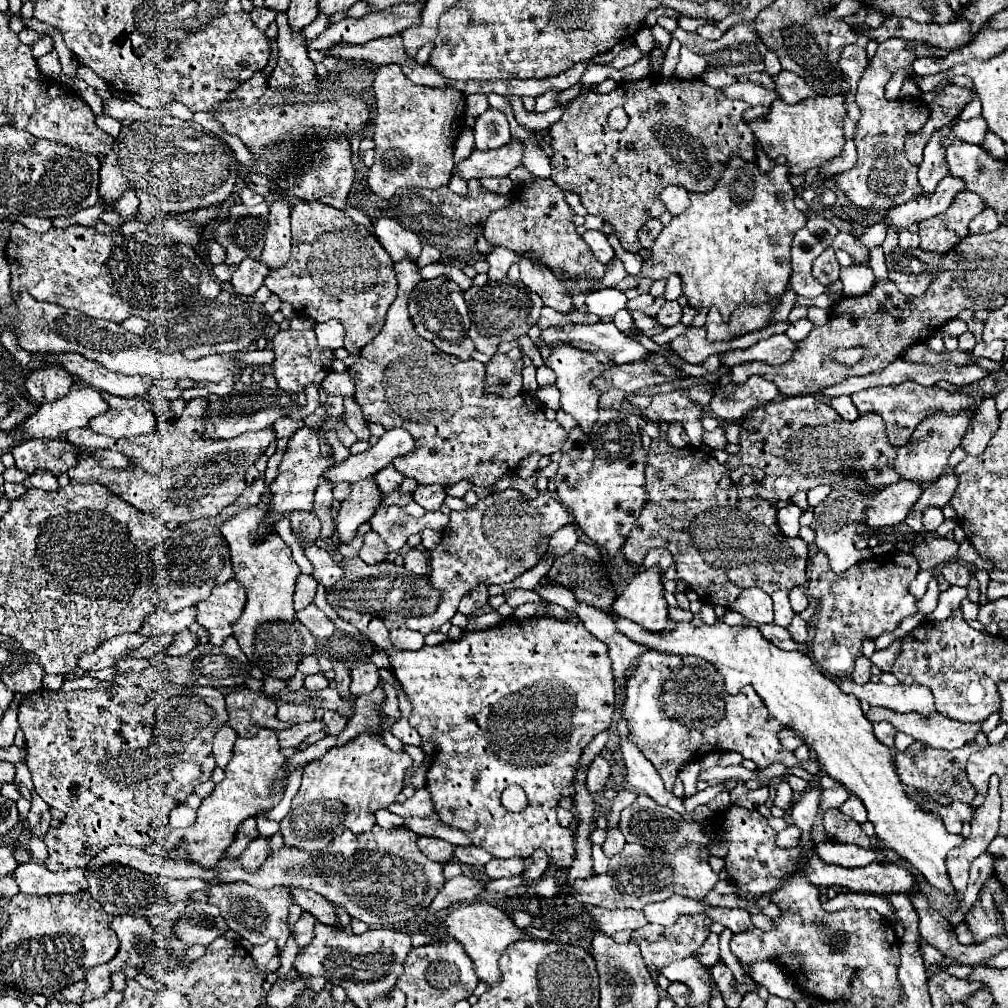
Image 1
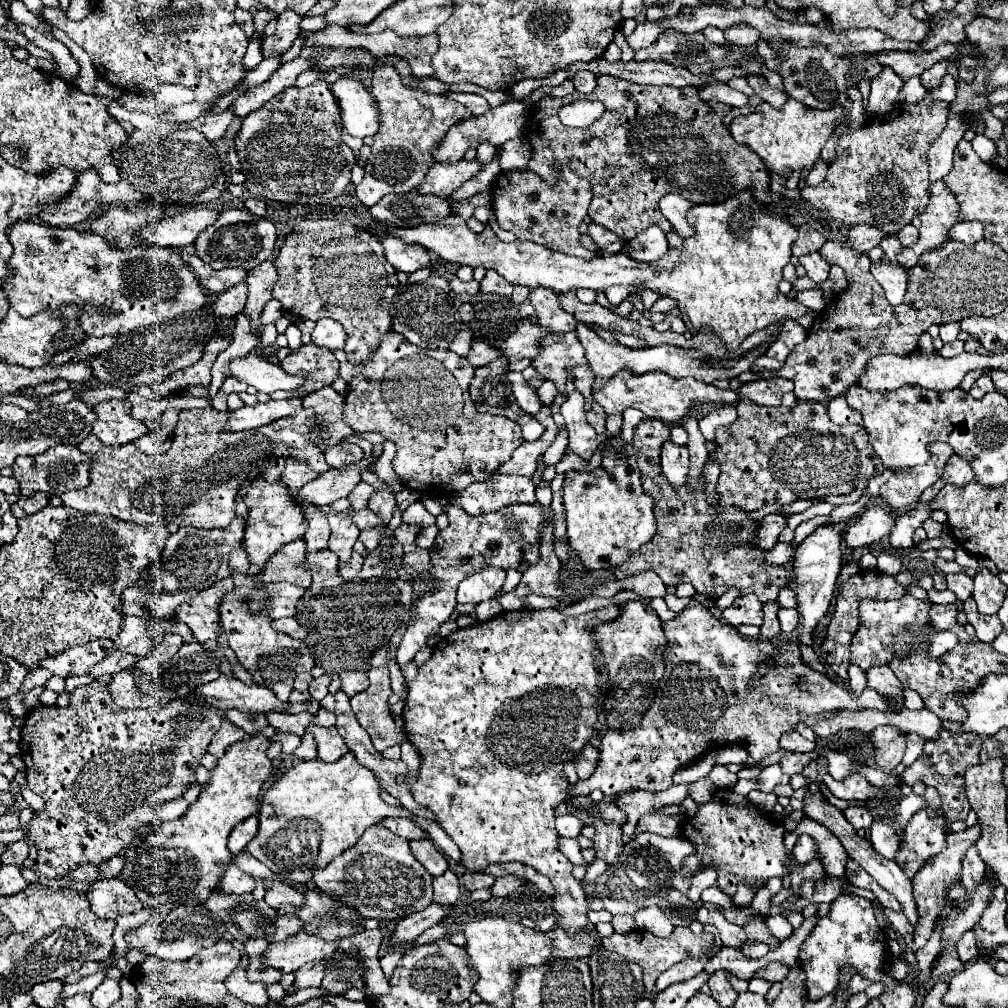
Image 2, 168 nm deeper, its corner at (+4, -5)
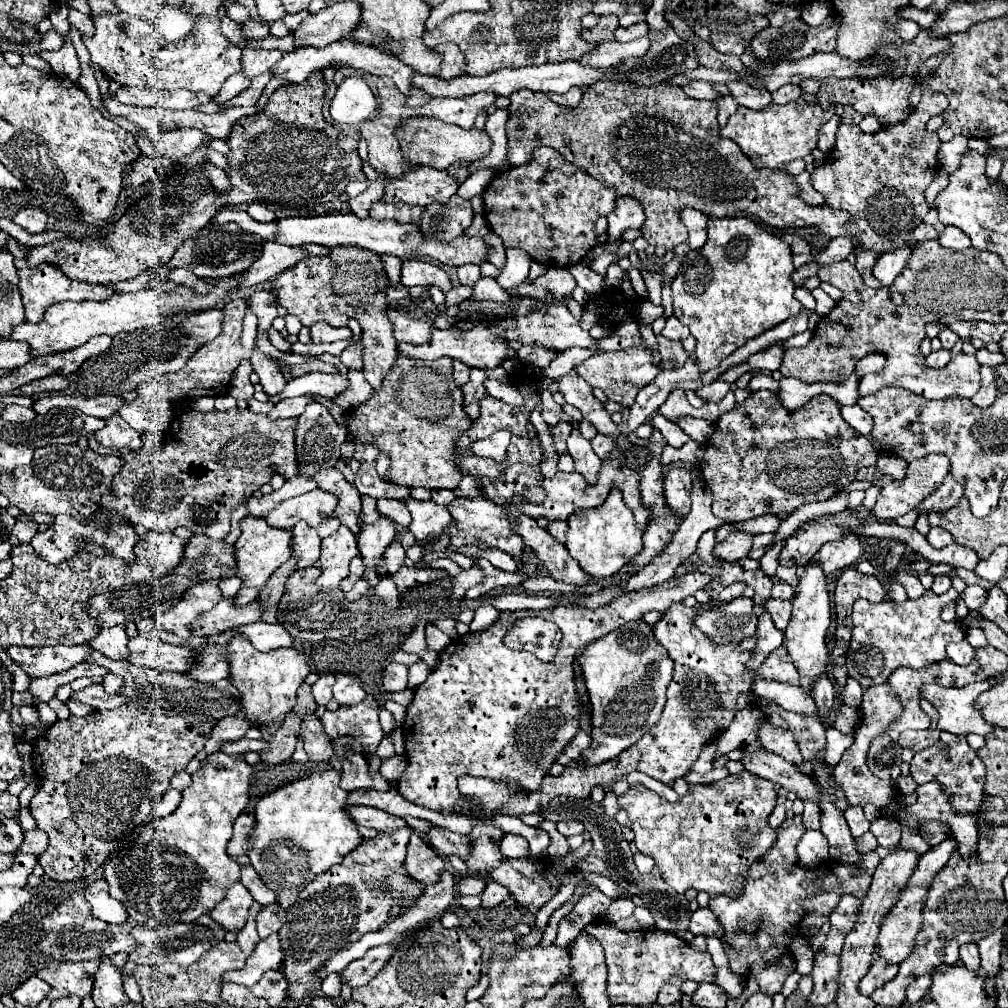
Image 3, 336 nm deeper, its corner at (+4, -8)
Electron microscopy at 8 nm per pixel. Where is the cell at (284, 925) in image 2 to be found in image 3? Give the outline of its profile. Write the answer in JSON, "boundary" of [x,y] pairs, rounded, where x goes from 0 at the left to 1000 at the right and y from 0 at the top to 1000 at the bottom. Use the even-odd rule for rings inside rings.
{"boundary":[[[268,897],[262,899],[262,903],[254,909],[254,921],[258,931],[266,931],[268,927],[276,925],[284,917],[284,905],[278,897]]]}

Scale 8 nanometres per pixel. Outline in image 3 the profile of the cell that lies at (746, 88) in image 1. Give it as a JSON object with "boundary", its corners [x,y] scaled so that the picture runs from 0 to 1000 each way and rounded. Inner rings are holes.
{"boundary":[[[685,81],[683,85],[679,85],[679,91],[688,99],[710,99],[710,97],[714,97],[714,93],[702,81]]]}

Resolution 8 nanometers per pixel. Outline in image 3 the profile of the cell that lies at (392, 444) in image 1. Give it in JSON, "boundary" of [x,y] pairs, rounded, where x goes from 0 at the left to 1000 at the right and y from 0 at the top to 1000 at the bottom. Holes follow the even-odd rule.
{"boundary":[[[313,484],[300,492],[278,498],[264,512],[264,518],[272,524],[290,524],[294,518],[304,516],[308,522],[313,524],[319,516],[323,516],[331,508],[333,500],[335,496],[331,490],[319,488],[317,484]]]}

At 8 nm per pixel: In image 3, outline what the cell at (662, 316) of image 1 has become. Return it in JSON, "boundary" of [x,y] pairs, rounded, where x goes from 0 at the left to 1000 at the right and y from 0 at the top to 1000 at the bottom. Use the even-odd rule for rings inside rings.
{"boundary":[[[665,313],[665,315],[661,317],[661,323],[659,323],[657,331],[659,331],[661,335],[665,335],[665,337],[679,337],[685,329],[683,329],[683,323],[675,321],[669,313]]]}

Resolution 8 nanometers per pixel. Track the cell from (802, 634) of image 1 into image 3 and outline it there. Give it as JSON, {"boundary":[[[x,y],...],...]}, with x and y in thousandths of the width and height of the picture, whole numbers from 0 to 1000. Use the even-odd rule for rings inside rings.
{"boundary":[[[764,593],[760,597],[760,607],[764,607],[768,619],[778,627],[780,621],[784,619],[784,611],[786,611],[786,599],[782,595],[768,595]]]}

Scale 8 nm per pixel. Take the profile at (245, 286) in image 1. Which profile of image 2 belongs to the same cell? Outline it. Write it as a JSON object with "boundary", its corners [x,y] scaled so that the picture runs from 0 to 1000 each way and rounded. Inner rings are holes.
{"boundary":[[[236,281],[236,283],[228,285],[226,289],[222,289],[212,299],[212,305],[210,305],[214,316],[228,316],[228,314],[236,313],[244,303],[244,295],[246,295],[244,281]]]}

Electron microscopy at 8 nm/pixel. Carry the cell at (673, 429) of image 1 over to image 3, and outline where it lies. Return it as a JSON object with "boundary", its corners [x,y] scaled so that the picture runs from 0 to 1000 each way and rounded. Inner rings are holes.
{"boundary":[[[663,464],[659,468],[659,492],[667,506],[673,512],[683,510],[685,498],[685,466],[681,464]]]}

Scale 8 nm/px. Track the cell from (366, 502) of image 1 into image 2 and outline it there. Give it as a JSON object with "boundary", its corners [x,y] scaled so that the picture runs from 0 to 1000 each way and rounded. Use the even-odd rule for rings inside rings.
{"boundary":[[[329,509],[325,511],[327,519],[327,535],[325,535],[325,545],[335,551],[339,559],[347,557],[349,543],[355,537],[355,523],[343,509]]]}

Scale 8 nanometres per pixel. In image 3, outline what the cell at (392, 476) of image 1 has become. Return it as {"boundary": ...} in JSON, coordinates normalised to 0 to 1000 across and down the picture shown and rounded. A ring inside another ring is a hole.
{"boundary":[[[377,512],[369,520],[361,520],[355,528],[355,544],[365,563],[371,563],[377,550],[389,540],[393,532],[393,520],[385,512]]]}

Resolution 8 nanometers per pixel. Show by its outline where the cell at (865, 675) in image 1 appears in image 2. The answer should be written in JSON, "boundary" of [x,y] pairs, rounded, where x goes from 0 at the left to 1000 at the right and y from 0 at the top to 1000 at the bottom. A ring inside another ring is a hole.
{"boundary":[[[843,660],[841,666],[843,666],[843,686],[847,689],[853,689],[859,684],[859,668],[849,660]]]}

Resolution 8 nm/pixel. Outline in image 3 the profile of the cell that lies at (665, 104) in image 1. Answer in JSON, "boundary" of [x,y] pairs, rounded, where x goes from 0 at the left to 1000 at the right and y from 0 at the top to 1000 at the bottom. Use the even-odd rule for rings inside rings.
{"boundary":[[[593,81],[591,85],[585,85],[579,95],[577,95],[577,101],[575,105],[571,107],[562,107],[562,105],[556,105],[552,101],[548,101],[540,91],[528,91],[528,89],[516,89],[514,93],[508,93],[506,97],[506,117],[504,117],[504,123],[502,123],[502,133],[504,133],[504,161],[506,165],[518,165],[522,161],[526,161],[526,155],[532,147],[536,145],[546,145],[550,149],[554,149],[563,161],[567,161],[569,165],[573,165],[575,169],[583,171],[589,179],[593,181],[601,181],[603,185],[607,185],[611,188],[611,196],[629,196],[635,200],[635,204],[639,206],[639,212],[641,212],[641,218],[635,226],[639,238],[647,244],[659,244],[661,250],[667,250],[667,246],[675,240],[681,240],[683,238],[683,230],[679,228],[679,222],[675,220],[673,216],[673,210],[677,206],[690,206],[690,208],[696,208],[698,212],[702,214],[712,214],[712,216],[718,216],[718,214],[730,214],[732,210],[738,210],[738,212],[746,212],[746,214],[752,214],[758,222],[762,224],[770,224],[770,226],[784,226],[784,224],[812,224],[821,236],[829,236],[829,234],[841,234],[845,236],[845,232],[841,232],[837,228],[837,220],[841,218],[841,212],[837,212],[837,208],[825,208],[821,204],[802,204],[798,202],[794,196],[792,196],[792,185],[788,181],[786,175],[782,175],[780,171],[776,169],[750,169],[748,163],[744,161],[744,157],[738,155],[738,151],[734,149],[734,145],[722,137],[716,137],[712,133],[712,121],[710,121],[710,113],[712,113],[712,107],[708,101],[692,101],[692,99],[687,99],[679,93],[677,87],[673,85],[663,85],[661,81],[659,83],[647,83],[647,85],[631,85],[631,83],[619,83],[619,81]]]}

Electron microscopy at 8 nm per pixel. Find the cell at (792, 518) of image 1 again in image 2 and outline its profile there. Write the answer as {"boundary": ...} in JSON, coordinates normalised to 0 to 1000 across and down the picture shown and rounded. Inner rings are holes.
{"boundary":[[[766,509],[766,511],[760,511],[754,519],[752,519],[752,529],[750,529],[750,535],[748,535],[748,543],[754,543],[754,545],[766,545],[772,537],[772,531],[774,527],[780,523],[780,515]]]}

